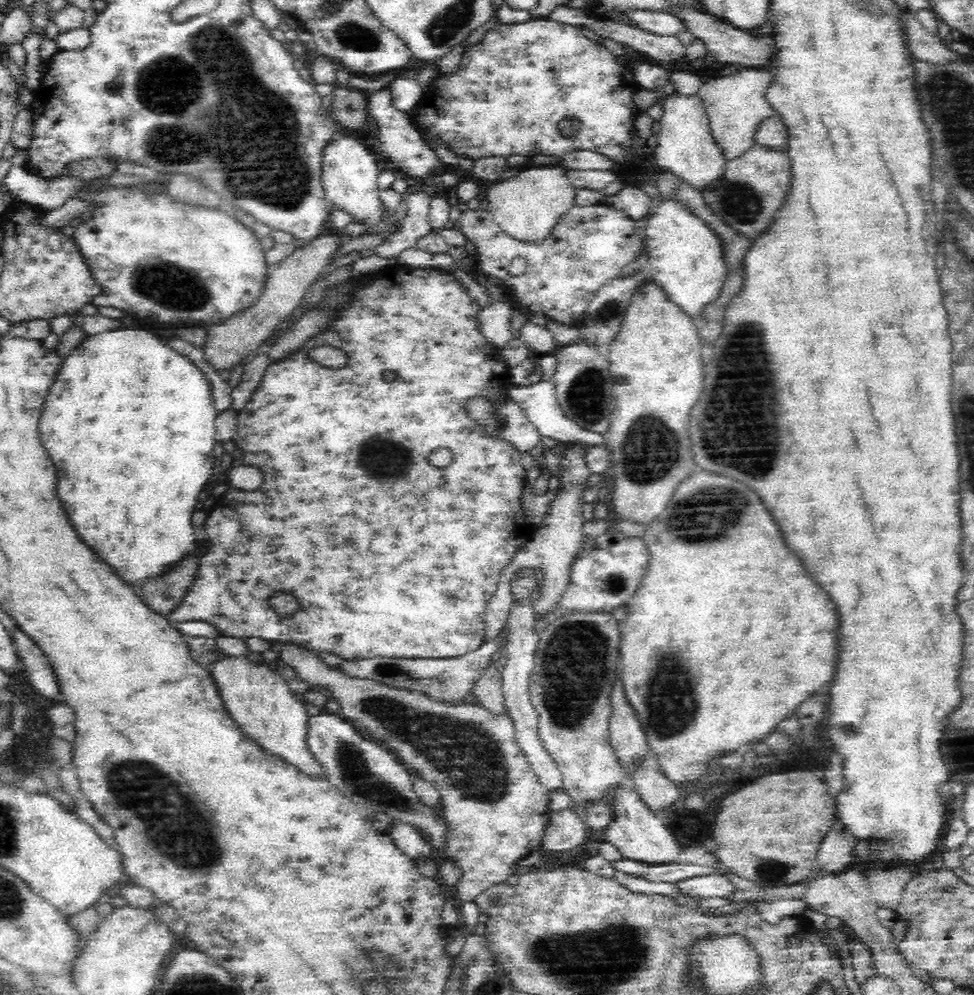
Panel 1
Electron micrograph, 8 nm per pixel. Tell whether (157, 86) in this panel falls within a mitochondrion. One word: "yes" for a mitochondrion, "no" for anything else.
yes

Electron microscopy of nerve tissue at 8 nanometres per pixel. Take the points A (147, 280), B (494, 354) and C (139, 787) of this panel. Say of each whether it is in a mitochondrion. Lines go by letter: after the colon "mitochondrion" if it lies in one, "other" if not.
A: mitochondrion
B: other
C: mitochondrion

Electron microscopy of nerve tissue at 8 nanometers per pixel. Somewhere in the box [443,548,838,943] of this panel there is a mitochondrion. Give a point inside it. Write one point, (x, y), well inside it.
(574, 659)

